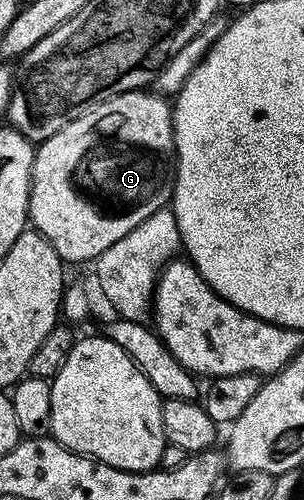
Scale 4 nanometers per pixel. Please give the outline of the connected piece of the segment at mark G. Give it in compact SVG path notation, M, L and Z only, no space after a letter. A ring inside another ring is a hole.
M152 90L123 92L108 100L103 100L101 104L92 105L81 116L74 118L74 122L62 126L62 130L58 130L58 134L39 141L32 158L32 193L28 199L28 218L31 227L42 233L46 242L50 242L50 246L54 246L54 250L58 250L61 260L69 265L80 264L83 260L92 262L104 251L109 250L110 246L118 242L120 238L125 238L126 234L130 234L140 223L146 222L156 211L163 209L172 199L172 186L175 183L176 143L172 129L172 104Z

